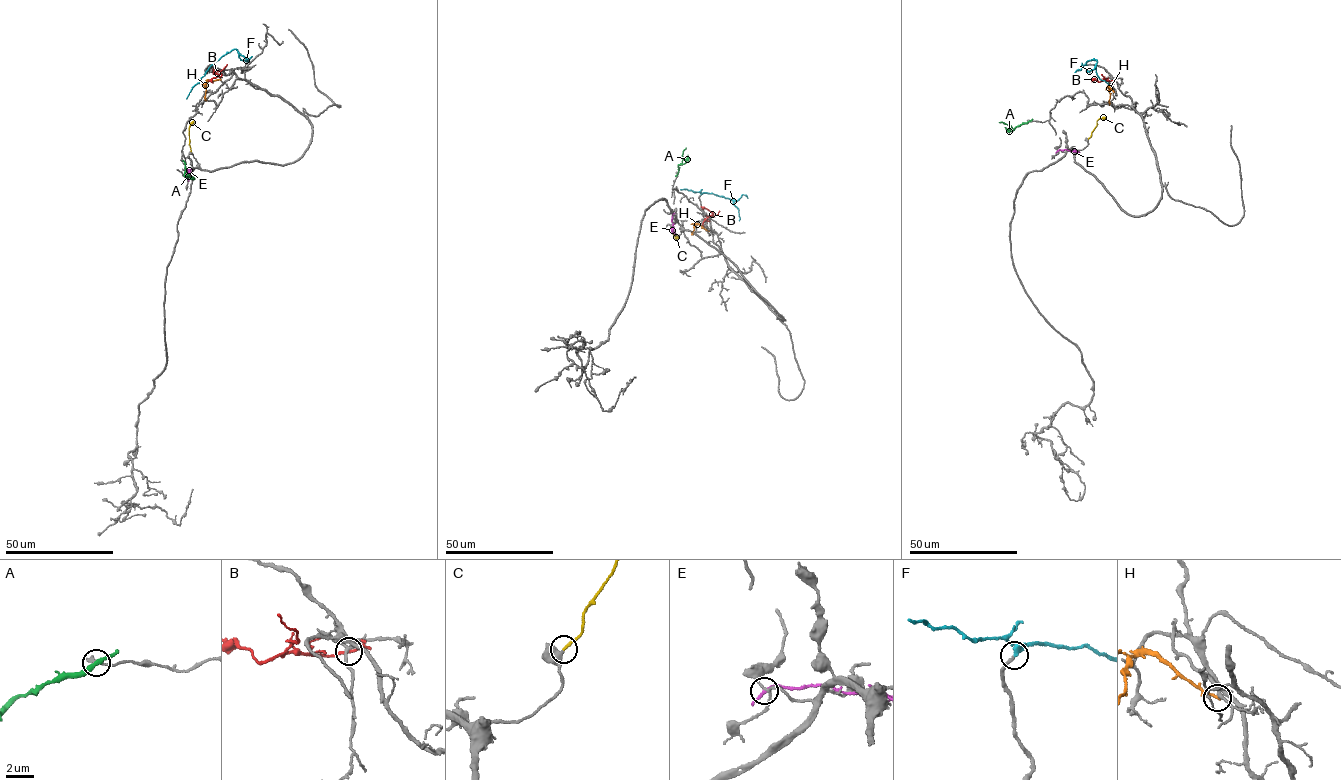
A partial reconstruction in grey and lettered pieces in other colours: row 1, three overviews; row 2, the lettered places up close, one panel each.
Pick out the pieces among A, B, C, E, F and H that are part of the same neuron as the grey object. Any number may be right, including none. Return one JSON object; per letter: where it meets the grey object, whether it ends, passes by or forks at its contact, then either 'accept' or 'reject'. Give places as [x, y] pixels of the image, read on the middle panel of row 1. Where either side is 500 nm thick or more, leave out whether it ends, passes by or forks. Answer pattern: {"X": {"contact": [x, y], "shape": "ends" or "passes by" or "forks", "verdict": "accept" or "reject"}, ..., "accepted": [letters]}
{"A": {"contact": [677, 174], "shape": "passes by", "verdict": "reject"}, "B": {"contact": [702, 224], "shape": "passes by", "verdict": "reject"}, "C": {"contact": [674, 234], "shape": "ends", "verdict": "accept"}, "E": {"contact": [673, 213], "shape": "passes by", "verdict": "reject"}, "F": {"contact": [701, 194], "shape": "passes by", "verdict": "accept"}, "H": {"contact": [708, 231], "shape": "ends", "verdict": "reject"}, "accepted": ["C", "F"]}

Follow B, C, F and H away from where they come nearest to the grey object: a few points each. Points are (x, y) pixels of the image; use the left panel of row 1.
B: (213, 71), (221, 75), (213, 77), (213, 83)
C: (191, 151), (189, 128), (193, 120)
F: (206, 71), (233, 49), (240, 59), (248, 61)
H: (220, 79), (206, 82), (206, 101)

